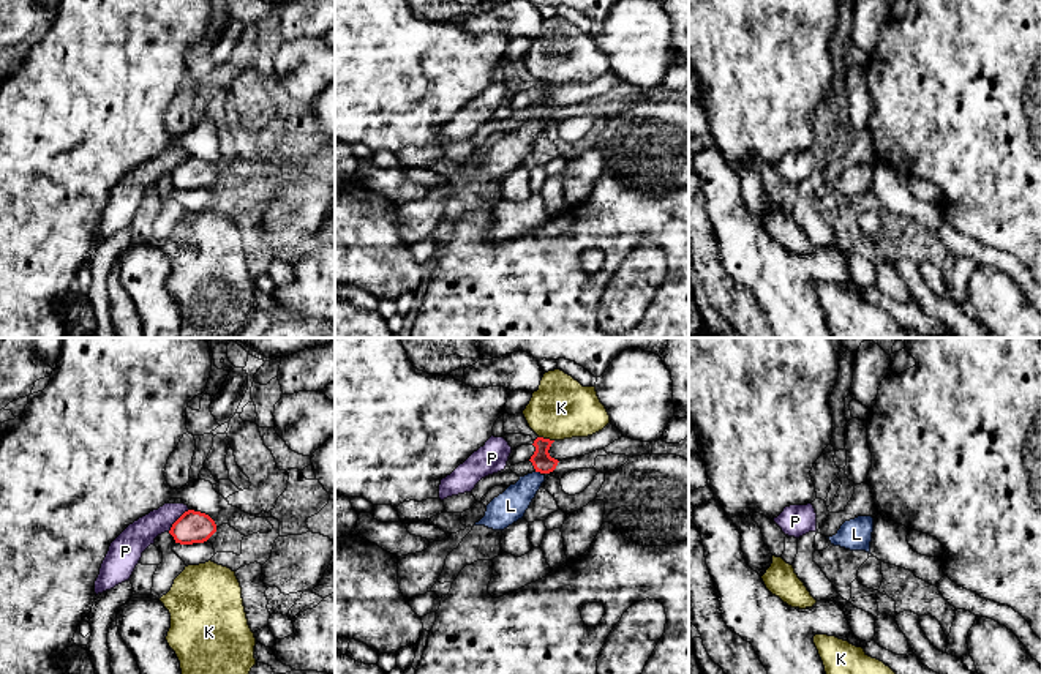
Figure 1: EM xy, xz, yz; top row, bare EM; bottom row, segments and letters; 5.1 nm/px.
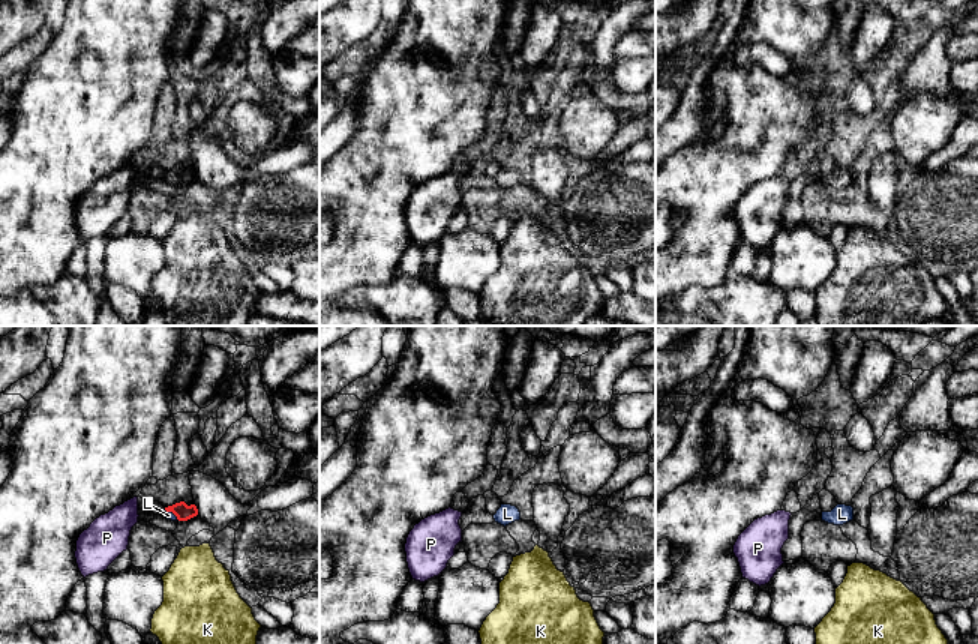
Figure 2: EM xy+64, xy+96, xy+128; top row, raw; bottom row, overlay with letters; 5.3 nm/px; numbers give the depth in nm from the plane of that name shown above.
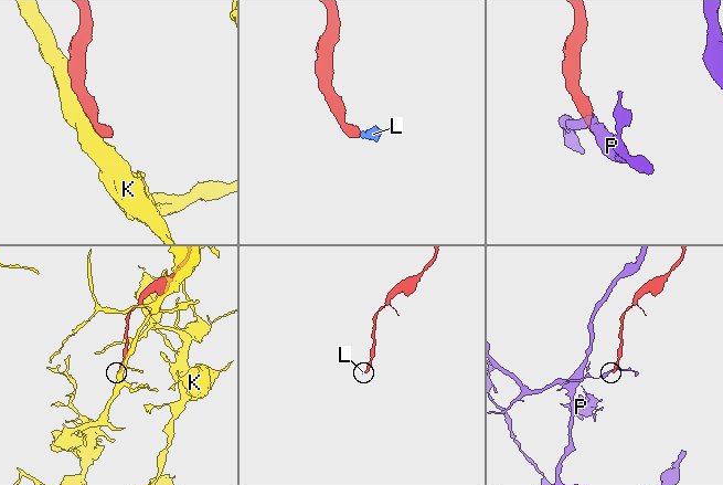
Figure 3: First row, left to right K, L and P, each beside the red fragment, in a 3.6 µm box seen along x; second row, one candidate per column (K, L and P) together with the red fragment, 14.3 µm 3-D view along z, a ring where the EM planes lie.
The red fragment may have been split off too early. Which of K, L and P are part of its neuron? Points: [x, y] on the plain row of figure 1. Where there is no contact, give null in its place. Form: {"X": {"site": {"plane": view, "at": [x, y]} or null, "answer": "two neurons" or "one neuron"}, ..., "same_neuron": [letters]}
{"K": {"site": {"plane": "xz", "at": [547, 86]}, "answer": "two neurons"}, "L": {"site": {"plane": "xz", "at": [539, 117]}, "answer": "one neuron"}, "P": {"site": {"plane": "xy", "at": [177, 166]}, "answer": "two neurons"}, "same_neuron": ["L"]}

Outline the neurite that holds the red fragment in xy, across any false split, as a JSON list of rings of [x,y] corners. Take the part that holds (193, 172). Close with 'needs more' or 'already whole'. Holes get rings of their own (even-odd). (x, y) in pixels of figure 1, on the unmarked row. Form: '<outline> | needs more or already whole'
[[[194,156],[185,158],[169,177],[175,189],[180,191],[204,189],[215,178],[215,167],[209,161]]] | already whole

